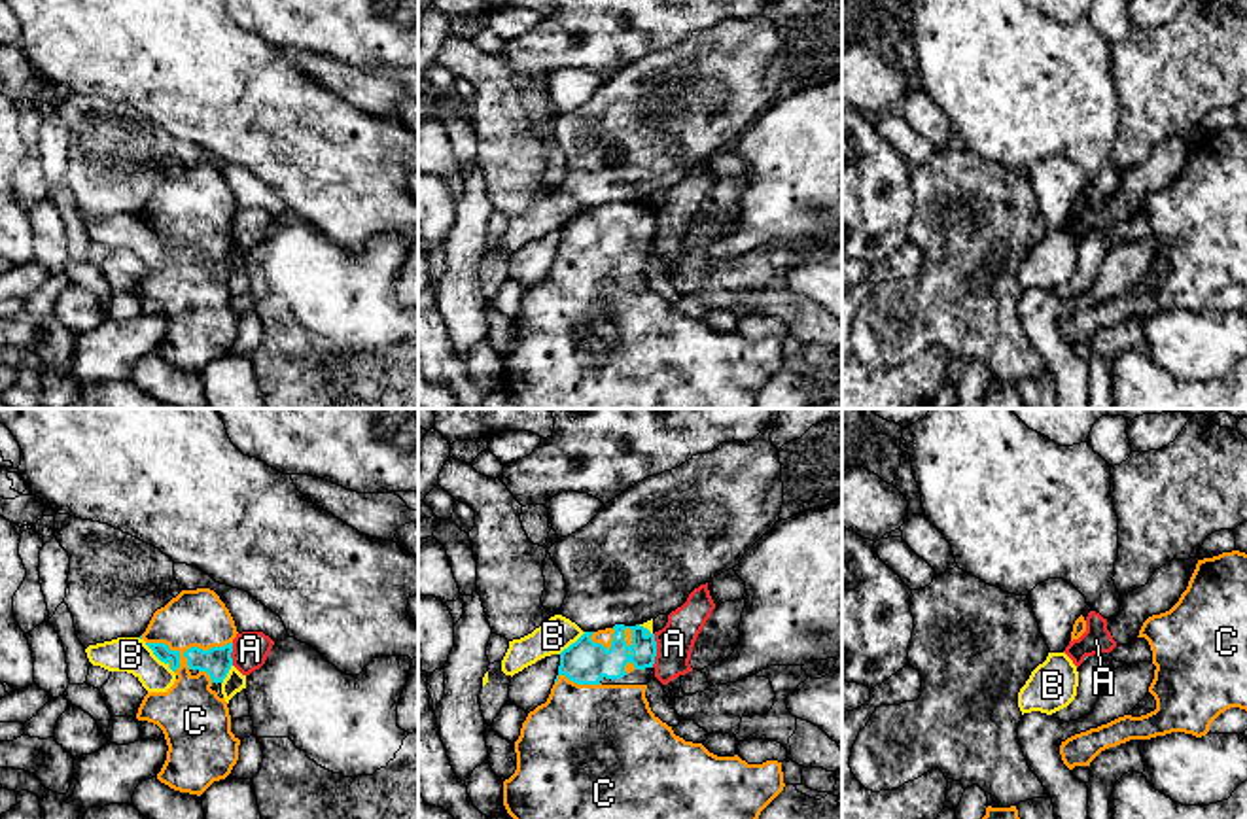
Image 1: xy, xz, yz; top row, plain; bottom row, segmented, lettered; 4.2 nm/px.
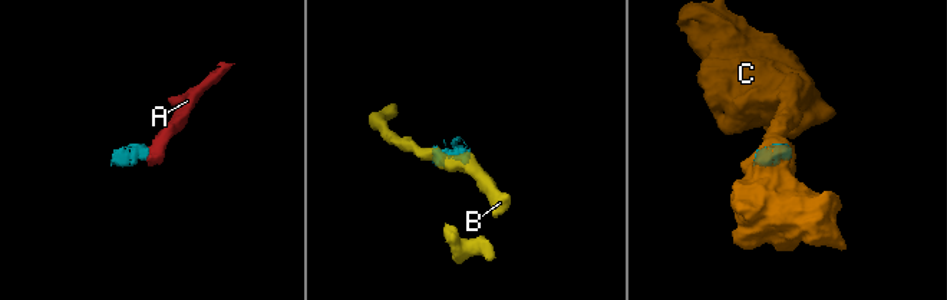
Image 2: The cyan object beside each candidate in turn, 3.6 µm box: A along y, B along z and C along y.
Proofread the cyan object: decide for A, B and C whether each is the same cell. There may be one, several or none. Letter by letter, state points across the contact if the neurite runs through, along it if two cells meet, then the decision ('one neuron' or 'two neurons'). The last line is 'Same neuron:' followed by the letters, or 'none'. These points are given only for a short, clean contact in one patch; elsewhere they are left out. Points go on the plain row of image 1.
A: border xz (655, 210), (655, 239), (651, 243); two neurons
B: border xz (585, 209), (559, 229); two neurons
C: one neuron
Same neuron: C

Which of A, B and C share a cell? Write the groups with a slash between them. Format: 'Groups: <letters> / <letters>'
Groups: A / B / C

